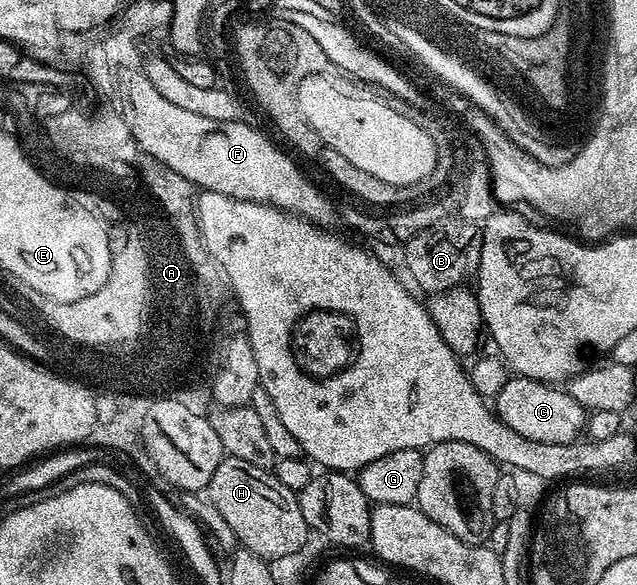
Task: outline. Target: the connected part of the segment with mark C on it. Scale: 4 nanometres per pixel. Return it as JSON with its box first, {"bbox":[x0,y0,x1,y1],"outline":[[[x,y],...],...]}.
{"bbox":[495,375,587,444],"outline":[[[514,375],[506,380],[503,390],[499,390],[495,398],[495,411],[506,426],[515,430],[515,434],[523,434],[523,438],[531,438],[531,442],[571,444],[587,428],[587,409],[575,402],[564,387],[526,376]]]}

